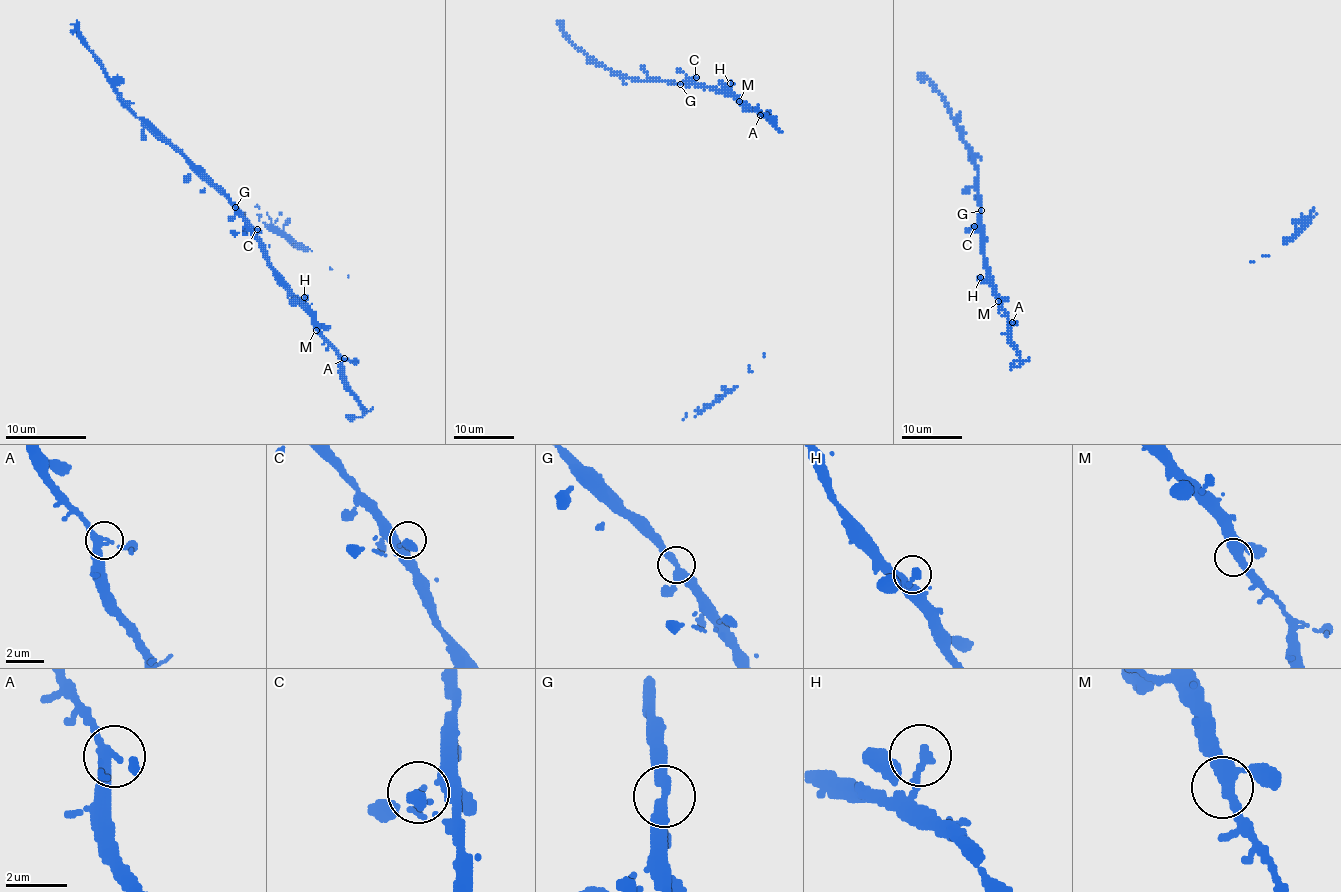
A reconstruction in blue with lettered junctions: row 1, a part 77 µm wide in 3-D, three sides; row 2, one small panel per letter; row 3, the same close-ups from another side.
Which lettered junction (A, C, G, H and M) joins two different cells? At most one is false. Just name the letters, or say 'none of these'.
none of these

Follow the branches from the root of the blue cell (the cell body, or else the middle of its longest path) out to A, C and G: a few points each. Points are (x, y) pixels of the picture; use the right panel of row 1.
A: (1009, 298), (1003, 298), (1000, 306), (1012, 322)
C: (1009, 298), (1001, 298), (997, 292), (985, 258), (985, 240), (974, 226)
G: (1009, 298), (1000, 297), (989, 274), (985, 258), (982, 210)

